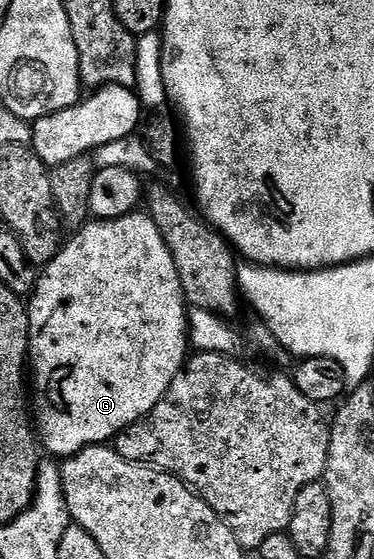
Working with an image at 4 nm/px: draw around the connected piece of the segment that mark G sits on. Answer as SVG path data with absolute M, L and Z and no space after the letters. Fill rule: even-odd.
M131 213L119 219L100 219L85 224L70 240L65 240L51 263L45 264L34 286L34 294L29 296L30 313L30 353L32 364L32 387L38 390L38 407L36 403L36 435L41 446L54 455L69 457L89 447L109 444L117 440L119 433L140 421L168 393L172 381L186 365L188 358L188 304L186 294L182 291L176 261L160 237L160 229L150 220L149 214Z

